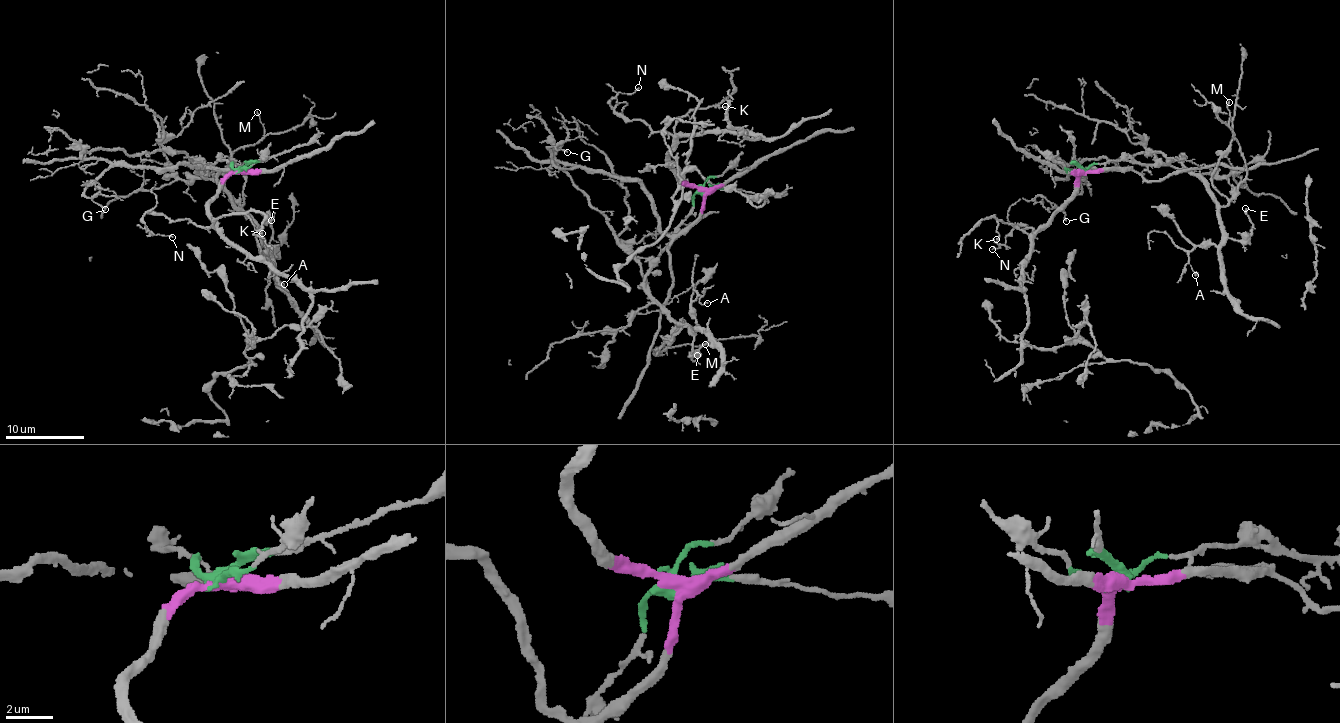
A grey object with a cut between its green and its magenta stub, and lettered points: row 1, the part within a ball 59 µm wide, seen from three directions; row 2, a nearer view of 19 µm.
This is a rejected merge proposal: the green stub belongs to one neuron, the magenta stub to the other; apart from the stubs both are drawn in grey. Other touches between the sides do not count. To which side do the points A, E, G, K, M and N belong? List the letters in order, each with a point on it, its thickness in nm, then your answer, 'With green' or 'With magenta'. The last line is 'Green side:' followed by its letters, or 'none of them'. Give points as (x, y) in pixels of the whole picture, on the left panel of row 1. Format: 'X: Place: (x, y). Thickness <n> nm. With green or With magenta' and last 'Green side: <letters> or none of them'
A: Place: (284, 284). Thickness 120 nm. With green
E: Place: (271, 220). Thickness 180 nm. With green
G: Place: (105, 209). Thickness 130 nm. With magenta
K: Place: (262, 233). Thickness 120 nm. With magenta
M: Place: (257, 112). Thickness 90 nm. With green
N: Place: (172, 237). Thickness 120 nm. With magenta
Green side: A, E, M

